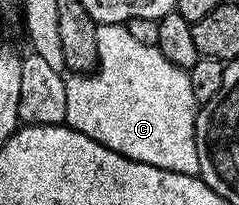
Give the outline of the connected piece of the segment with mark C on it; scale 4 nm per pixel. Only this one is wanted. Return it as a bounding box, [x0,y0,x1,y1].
[65,24,200,176]

